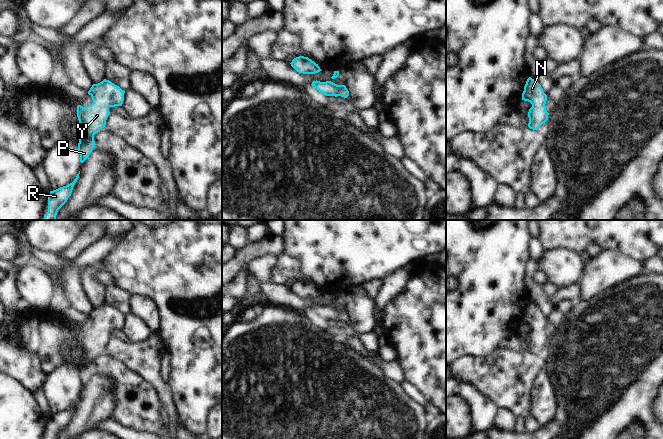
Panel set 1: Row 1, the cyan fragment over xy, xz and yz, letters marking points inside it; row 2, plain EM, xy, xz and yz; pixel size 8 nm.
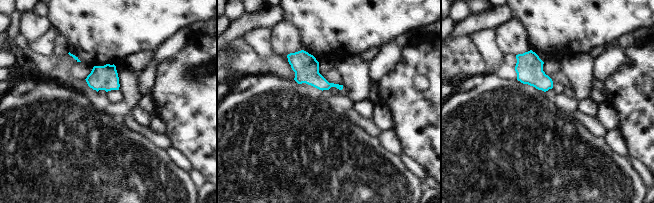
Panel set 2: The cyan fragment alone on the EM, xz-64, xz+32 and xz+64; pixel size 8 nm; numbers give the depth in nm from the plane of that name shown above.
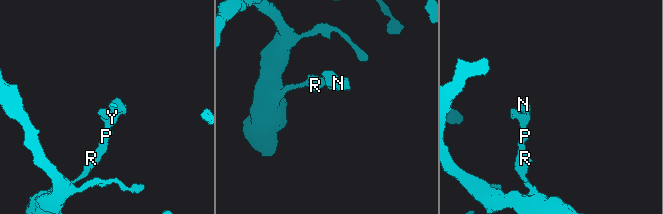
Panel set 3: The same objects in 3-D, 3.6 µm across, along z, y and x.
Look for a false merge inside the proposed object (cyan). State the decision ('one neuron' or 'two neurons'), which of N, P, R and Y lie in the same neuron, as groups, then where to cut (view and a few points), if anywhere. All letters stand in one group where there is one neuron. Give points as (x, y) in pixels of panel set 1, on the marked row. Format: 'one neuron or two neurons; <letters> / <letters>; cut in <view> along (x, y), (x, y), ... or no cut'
one neuron; N P R Y; no cut

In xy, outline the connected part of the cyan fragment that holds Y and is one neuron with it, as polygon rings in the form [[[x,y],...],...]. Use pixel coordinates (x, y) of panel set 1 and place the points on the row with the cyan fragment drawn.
[[[104,79],[98,84],[93,84],[88,94],[92,97],[93,103],[87,107],[77,106],[77,117],[82,125],[82,132],[79,137],[78,153],[80,162],[83,163],[95,147],[94,135],[106,125],[110,115],[109,108],[122,106],[124,93],[119,86]]]

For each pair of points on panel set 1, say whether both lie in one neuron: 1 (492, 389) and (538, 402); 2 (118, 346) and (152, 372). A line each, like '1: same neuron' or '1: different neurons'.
1: different neurons
2: same neuron

